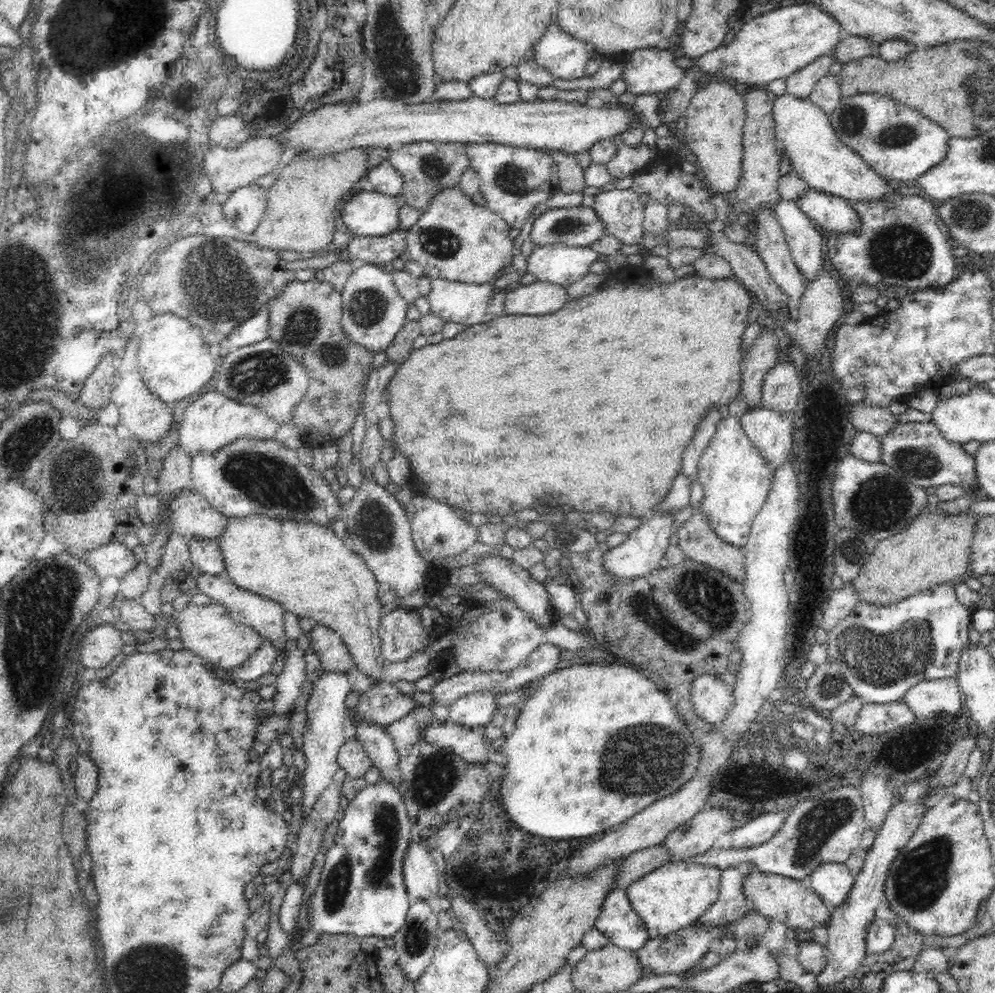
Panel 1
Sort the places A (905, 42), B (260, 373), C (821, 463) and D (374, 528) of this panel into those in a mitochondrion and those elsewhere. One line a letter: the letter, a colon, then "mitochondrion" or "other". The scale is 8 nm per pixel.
A: other
B: mitochondrion
C: other
D: mitochondrion

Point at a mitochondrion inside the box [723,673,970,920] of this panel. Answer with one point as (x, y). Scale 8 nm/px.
(919, 877)

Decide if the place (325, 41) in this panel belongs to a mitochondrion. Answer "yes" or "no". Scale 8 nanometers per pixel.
no

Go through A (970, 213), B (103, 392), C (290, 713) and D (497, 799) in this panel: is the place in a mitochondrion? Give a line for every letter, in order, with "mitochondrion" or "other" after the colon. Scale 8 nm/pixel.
A: mitochondrion
B: other
C: other
D: other

